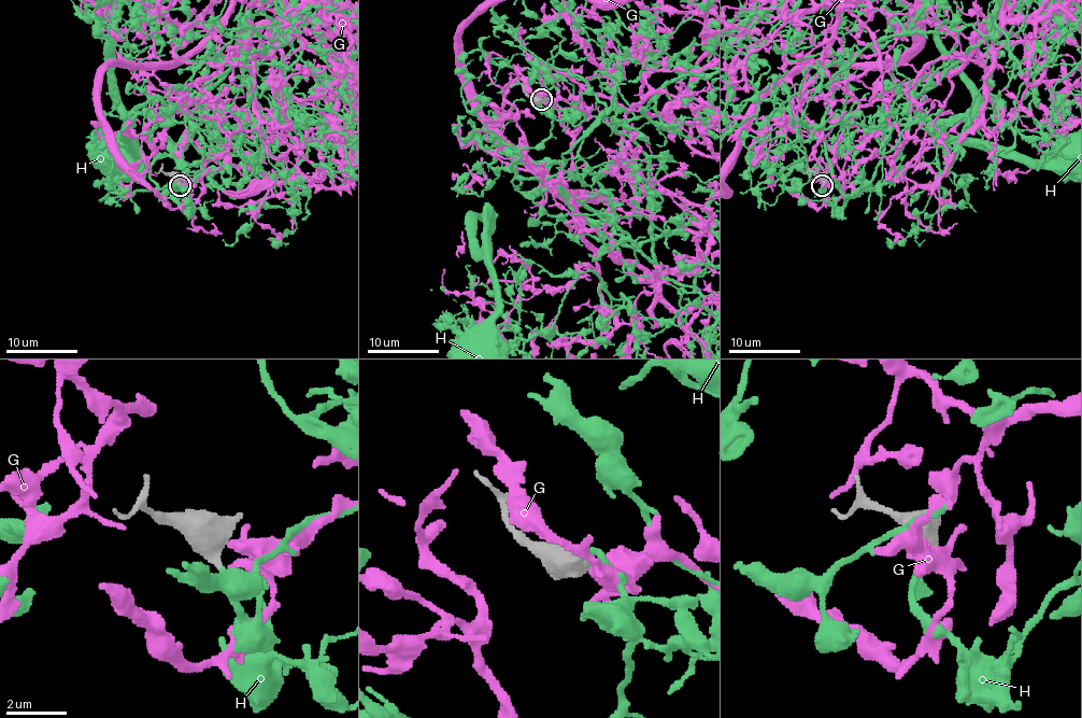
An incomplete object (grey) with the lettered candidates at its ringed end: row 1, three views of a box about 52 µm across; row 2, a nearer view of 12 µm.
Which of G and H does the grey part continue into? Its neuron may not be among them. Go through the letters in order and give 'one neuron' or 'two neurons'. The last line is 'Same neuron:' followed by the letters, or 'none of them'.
G: two neurons
H: one neuron
Same neuron: H

